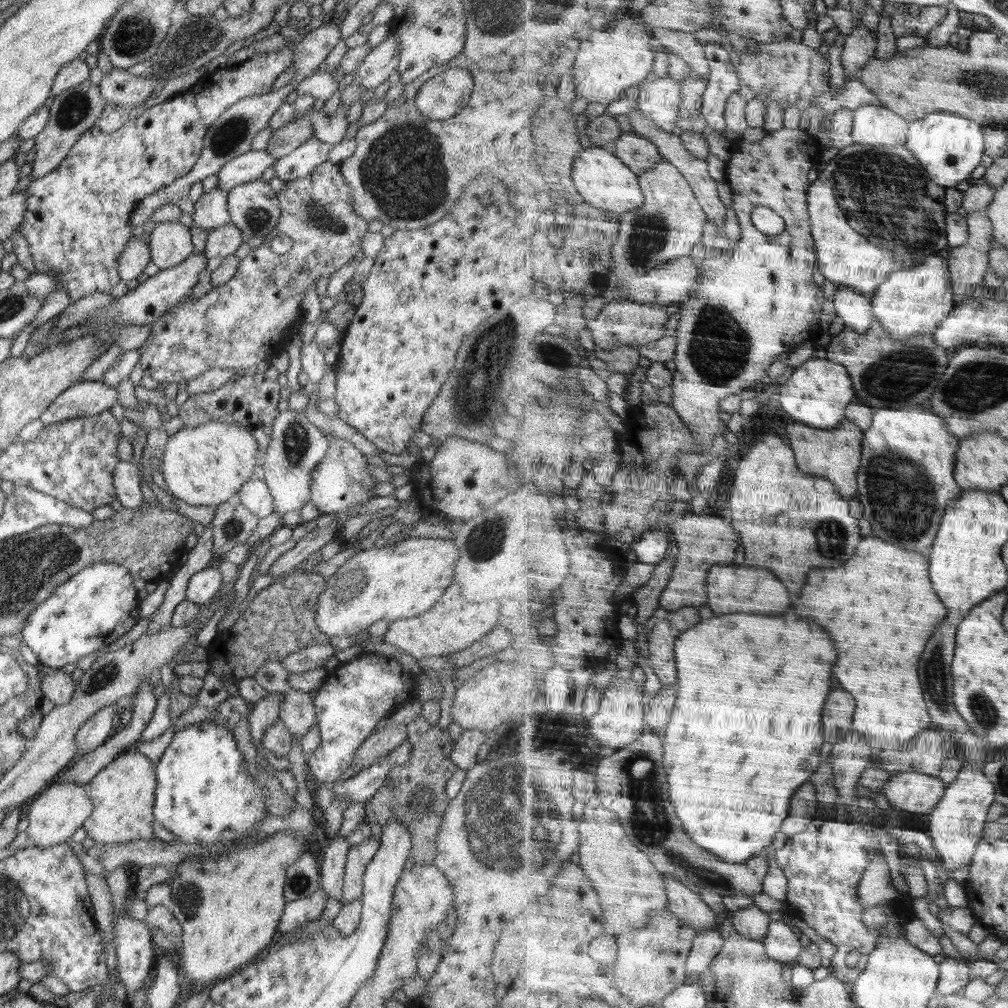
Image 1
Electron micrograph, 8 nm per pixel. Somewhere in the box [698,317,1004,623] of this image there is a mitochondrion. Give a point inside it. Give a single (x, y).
(894, 503)

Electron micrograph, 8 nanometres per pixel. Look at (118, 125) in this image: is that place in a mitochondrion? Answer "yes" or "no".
no

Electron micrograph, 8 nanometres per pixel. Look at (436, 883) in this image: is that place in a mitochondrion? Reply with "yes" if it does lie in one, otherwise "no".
no

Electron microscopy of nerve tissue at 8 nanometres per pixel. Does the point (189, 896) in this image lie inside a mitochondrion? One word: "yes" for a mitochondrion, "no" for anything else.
yes

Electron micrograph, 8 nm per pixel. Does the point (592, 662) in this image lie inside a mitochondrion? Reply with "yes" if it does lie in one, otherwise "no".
no

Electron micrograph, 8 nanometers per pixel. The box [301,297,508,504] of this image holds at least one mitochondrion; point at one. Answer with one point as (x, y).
(358, 490)

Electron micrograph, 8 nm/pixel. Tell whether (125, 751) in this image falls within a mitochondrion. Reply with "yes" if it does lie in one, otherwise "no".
no

